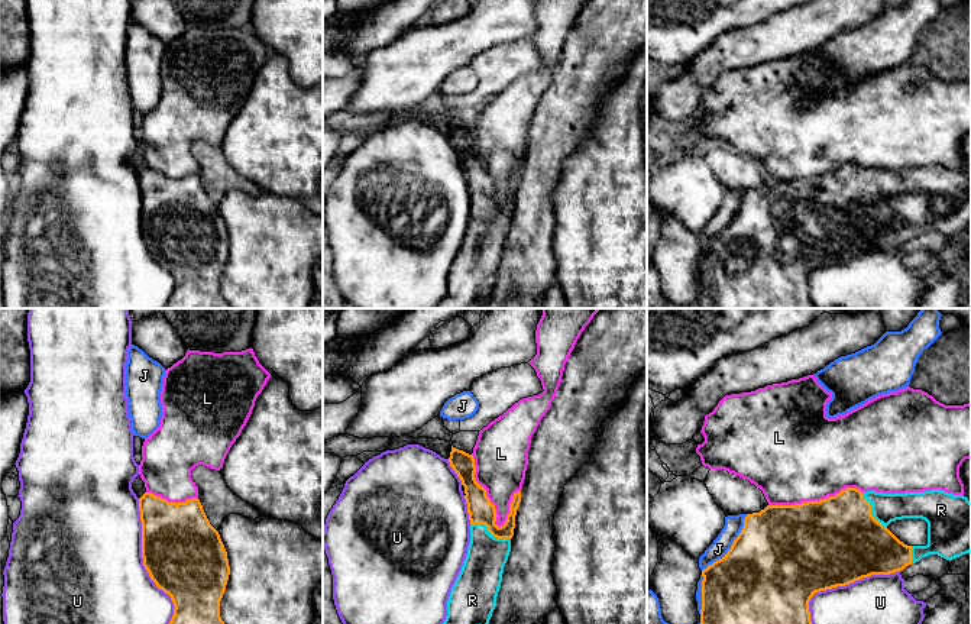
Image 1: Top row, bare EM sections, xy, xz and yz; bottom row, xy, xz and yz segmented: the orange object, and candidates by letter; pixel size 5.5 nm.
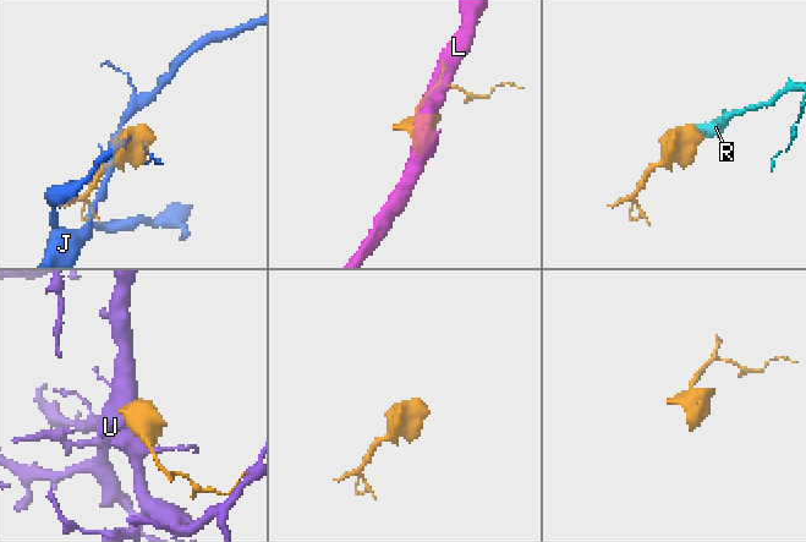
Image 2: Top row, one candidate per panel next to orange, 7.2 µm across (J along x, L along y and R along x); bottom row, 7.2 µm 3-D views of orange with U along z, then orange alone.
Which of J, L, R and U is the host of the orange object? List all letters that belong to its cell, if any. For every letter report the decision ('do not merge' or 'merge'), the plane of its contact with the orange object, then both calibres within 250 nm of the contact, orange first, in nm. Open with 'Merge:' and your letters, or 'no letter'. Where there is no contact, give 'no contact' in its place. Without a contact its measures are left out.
Merge: R
J: do not merge | yz | 500/100 nm
L: do not merge | xz | 150/300 nm
R: merge | xz | 150/240 nm
U: do not merge | xy | 440/500 nm

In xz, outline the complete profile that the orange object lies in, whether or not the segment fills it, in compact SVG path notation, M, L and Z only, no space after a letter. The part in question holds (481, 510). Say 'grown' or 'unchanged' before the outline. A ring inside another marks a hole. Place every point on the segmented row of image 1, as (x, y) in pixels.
grown; M451 446L449 462L465 486L470 543L462 570L450 591L443 624L489 624L496 607L504 566L511 552L521 491L512 497L505 524L498 527L495 505L488 498L486 489L475 479L473 455Z

